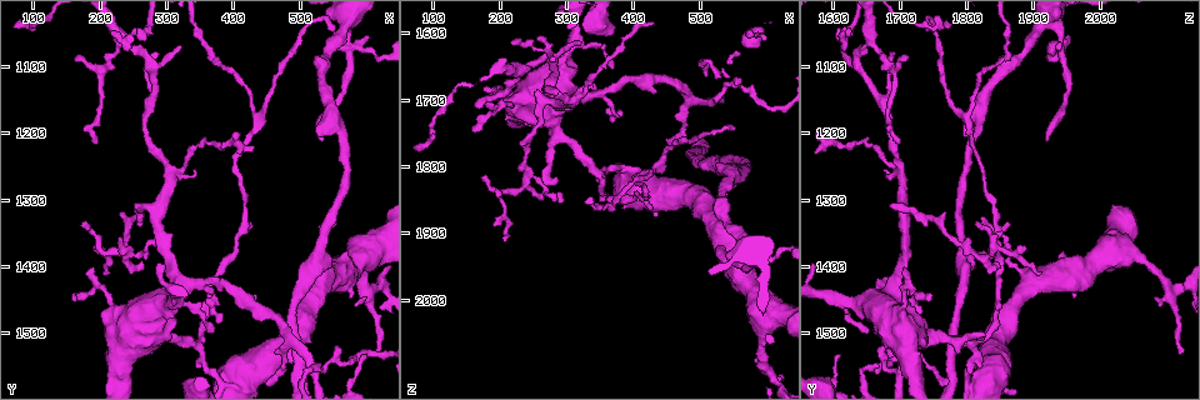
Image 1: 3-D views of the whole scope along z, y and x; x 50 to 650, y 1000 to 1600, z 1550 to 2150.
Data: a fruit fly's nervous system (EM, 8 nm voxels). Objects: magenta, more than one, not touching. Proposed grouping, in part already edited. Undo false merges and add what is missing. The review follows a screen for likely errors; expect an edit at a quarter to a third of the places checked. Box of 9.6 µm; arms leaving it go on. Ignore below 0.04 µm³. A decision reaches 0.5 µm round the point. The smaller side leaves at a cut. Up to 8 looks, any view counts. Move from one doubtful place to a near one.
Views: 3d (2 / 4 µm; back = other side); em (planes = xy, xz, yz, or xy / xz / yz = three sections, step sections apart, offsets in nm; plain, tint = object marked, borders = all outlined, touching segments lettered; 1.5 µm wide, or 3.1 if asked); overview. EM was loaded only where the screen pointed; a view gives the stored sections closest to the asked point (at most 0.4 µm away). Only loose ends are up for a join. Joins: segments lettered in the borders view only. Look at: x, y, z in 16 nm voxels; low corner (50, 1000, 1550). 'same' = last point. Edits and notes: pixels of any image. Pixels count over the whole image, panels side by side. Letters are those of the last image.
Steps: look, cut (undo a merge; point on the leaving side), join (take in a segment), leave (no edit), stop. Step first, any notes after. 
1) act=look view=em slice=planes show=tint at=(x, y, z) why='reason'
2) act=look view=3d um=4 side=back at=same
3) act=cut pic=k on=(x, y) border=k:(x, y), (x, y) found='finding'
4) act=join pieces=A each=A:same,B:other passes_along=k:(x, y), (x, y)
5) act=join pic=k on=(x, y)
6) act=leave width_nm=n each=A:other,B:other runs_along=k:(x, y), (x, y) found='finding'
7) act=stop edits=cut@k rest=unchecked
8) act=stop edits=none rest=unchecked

act=look view=em slice=xz step=4 show=tint at=(170, 1090, 1715) why='branch stops here'

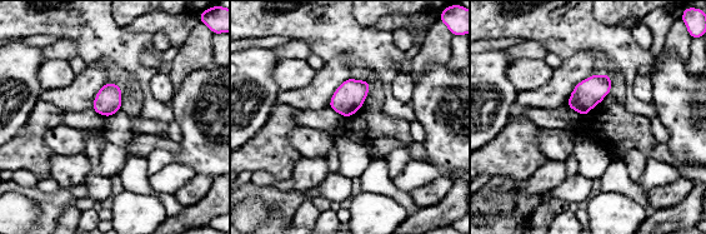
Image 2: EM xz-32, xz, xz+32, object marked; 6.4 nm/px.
act=look view=em slice=planes show=borders at=same why='cut it another way'

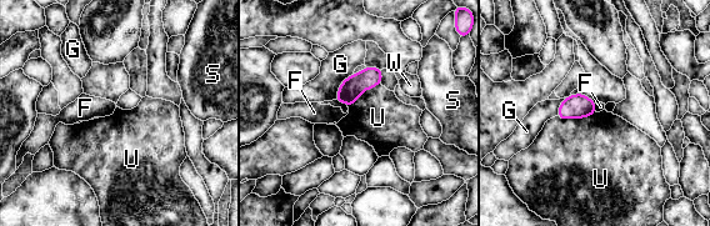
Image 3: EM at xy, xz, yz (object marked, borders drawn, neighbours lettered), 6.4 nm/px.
act=leave each=F:other,G:other,S:other,U:other,W:other border=3:(595, 111), (583, 117), (556, 116) found='none of them fits'

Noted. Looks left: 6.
act=look view=3d um=2 at=(180, 1335, 1810) why='branch stops here'

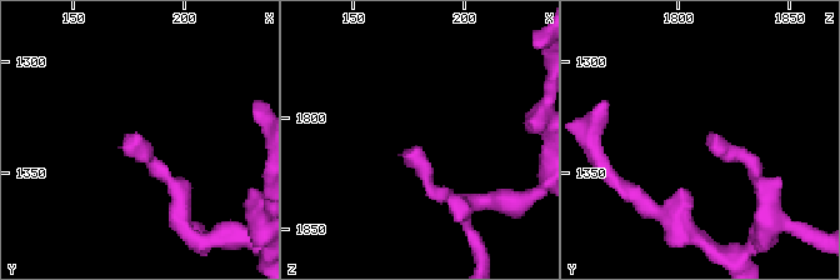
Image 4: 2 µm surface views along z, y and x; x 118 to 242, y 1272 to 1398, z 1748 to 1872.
act=look view=em slice=yz step=4 show=tint at=(182, 1334, 1811)

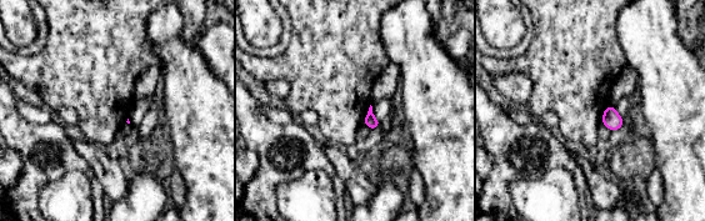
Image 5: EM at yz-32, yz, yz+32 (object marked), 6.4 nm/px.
act=look view=em slice=planes show=borders at=same why='cut it another way'

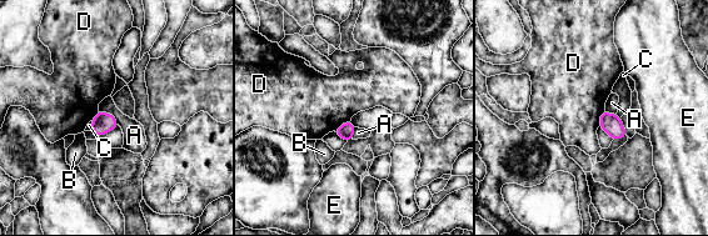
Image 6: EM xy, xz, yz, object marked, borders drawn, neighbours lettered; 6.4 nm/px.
act=leave width_nm=100 each=A:other,B:other,C:other,D:other,E:other border=6:(350, 119), (334, 131) found='none of them fits'

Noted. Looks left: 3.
act=look view=3d um=2 at=(535, 1215, 1920) why='free end'

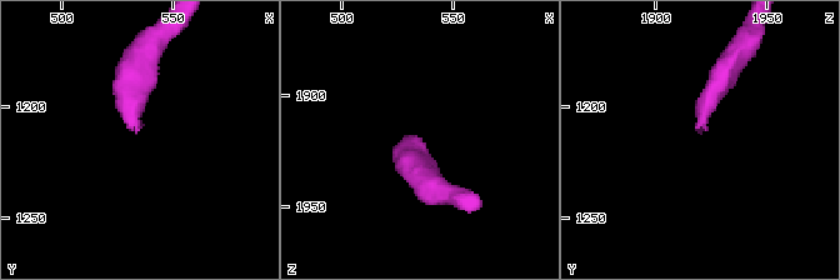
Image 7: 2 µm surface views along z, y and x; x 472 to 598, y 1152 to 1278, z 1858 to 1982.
act=look view=em slice=planes show=borders at=(534, 1212, 1921)

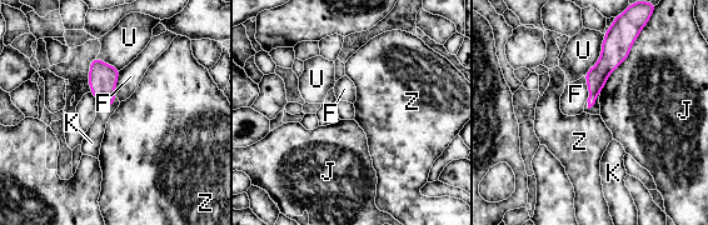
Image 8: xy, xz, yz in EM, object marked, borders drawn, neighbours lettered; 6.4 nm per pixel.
act=leave each=F:other,J:other,K:other,U:other,Z:other border=8:(115, 95), (109, 106), (98, 100) found='no lettered segment goes on from it'

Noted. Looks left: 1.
act=stop edits=none rest=unchecked

